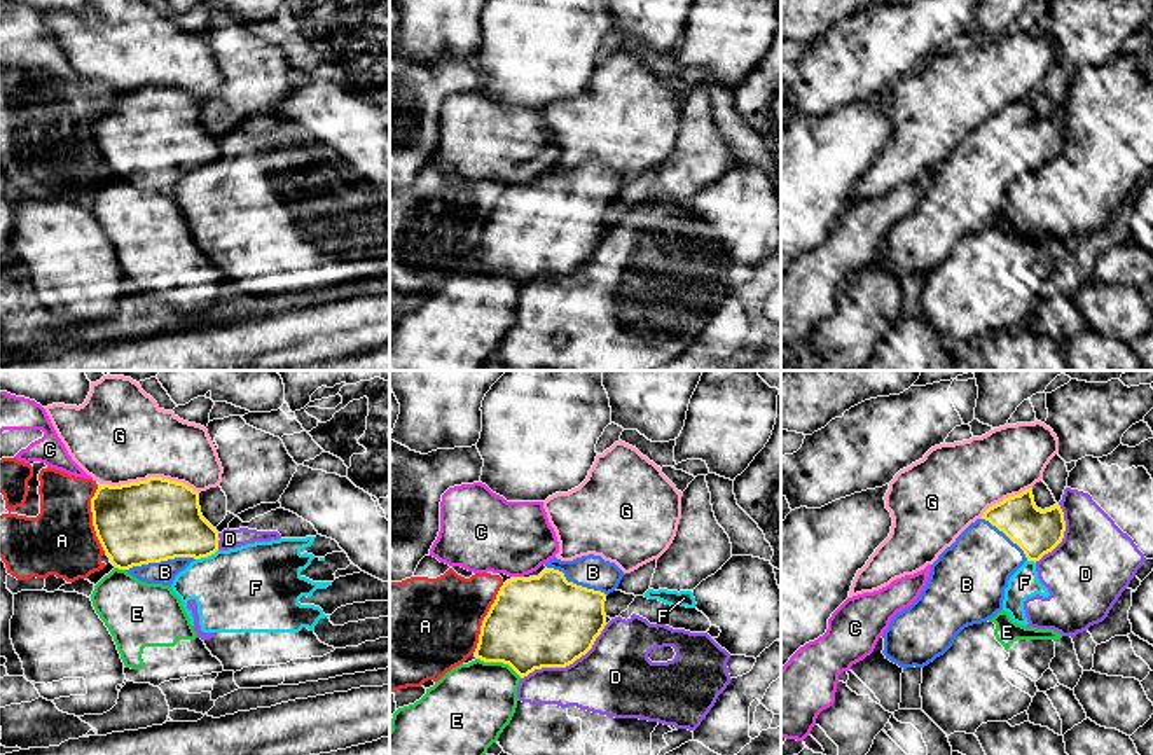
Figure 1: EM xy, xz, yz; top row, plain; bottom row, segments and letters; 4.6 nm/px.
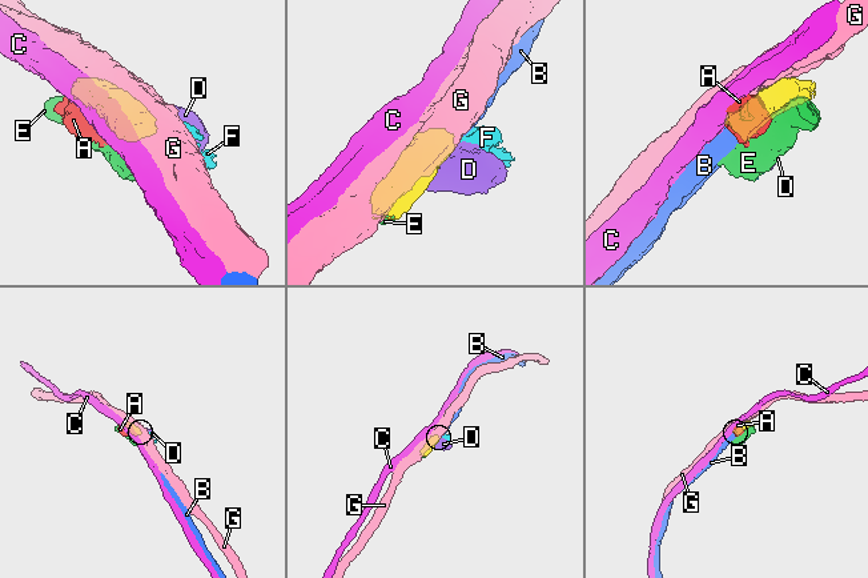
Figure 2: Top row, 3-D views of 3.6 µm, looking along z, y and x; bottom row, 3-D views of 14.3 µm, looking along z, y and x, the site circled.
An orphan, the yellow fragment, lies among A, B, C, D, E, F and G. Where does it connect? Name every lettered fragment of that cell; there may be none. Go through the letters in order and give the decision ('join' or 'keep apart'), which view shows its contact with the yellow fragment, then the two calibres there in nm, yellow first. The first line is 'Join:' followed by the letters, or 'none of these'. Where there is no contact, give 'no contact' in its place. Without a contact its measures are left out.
Join: B
A: keep apart | xy | 380/320 nm
B: join | xy | 380/110 nm
C: keep apart | xz | 420/360 nm
D: keep apart | xz | 420/360 nm
E: keep apart | xz | 420/380 nm
F: keep apart | xy | 340/400 nm
G: keep apart | xy | 380/440 nm

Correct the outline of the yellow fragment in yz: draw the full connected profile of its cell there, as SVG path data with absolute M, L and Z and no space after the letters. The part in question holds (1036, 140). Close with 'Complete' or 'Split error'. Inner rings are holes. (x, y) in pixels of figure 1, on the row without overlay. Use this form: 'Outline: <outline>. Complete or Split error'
Outline: M1032 96L989 115L931 173L919 206L898 220L884 239L882 262L900 276L924 276L943 264L968 234L982 232L1003 218L1010 185L1025 171L1039 170L1064 147L1066 129L1059 112L1038 117Z. Split error

